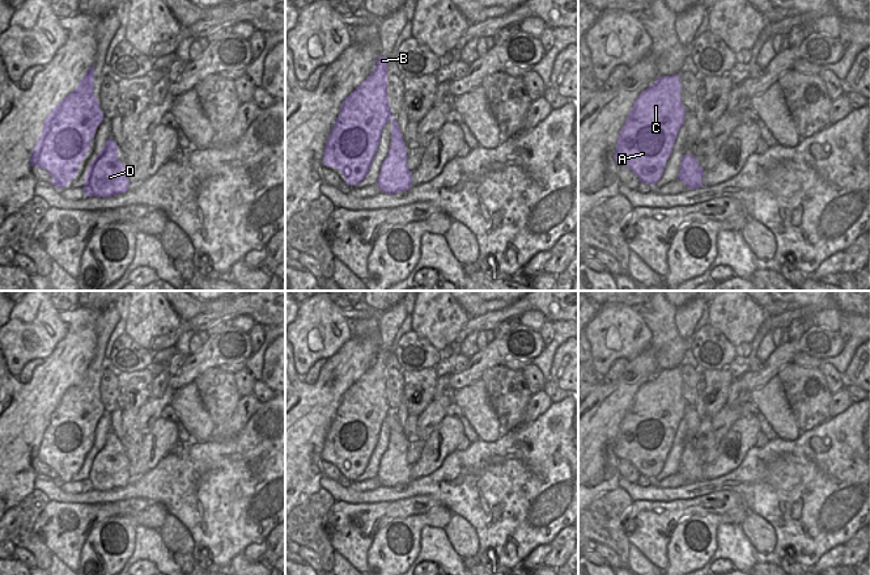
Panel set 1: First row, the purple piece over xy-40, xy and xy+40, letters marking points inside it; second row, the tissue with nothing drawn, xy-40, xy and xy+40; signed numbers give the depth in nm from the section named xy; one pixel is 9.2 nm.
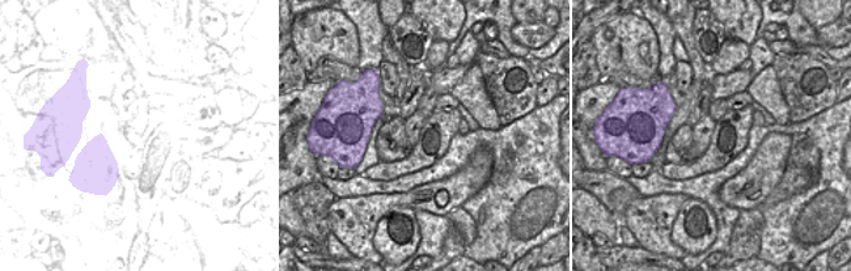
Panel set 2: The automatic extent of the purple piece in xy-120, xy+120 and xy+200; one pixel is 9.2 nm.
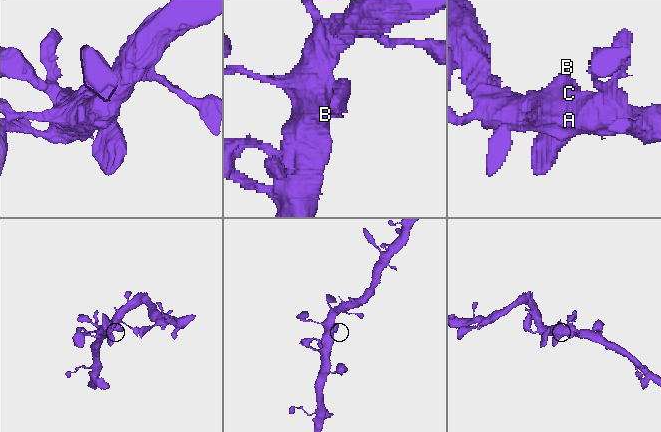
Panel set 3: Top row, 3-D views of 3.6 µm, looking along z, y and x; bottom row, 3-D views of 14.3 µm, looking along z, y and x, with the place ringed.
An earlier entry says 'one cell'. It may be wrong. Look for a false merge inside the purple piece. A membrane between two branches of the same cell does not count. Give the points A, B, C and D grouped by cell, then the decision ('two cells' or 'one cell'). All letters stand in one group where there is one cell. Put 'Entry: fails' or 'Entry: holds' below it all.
A B C D | one cell
Entry: holds

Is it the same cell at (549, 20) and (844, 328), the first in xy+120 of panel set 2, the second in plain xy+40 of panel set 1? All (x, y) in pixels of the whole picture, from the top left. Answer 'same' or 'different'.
same

